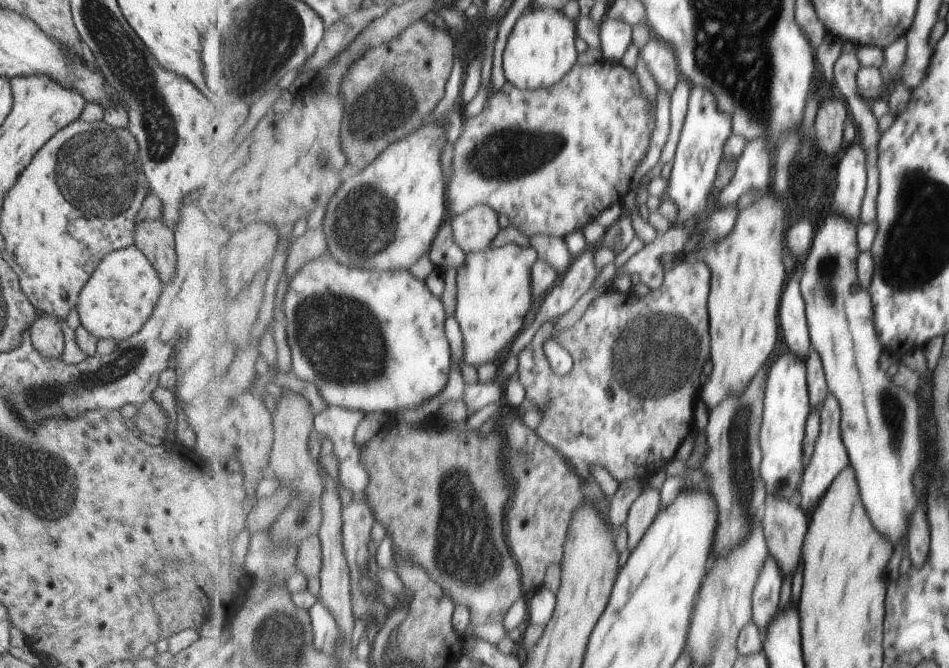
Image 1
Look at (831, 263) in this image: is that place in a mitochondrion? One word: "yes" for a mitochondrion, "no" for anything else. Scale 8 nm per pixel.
yes

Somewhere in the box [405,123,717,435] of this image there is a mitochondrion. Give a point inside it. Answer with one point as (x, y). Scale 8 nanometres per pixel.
(654, 348)

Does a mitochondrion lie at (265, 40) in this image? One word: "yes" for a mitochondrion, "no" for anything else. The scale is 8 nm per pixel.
yes

